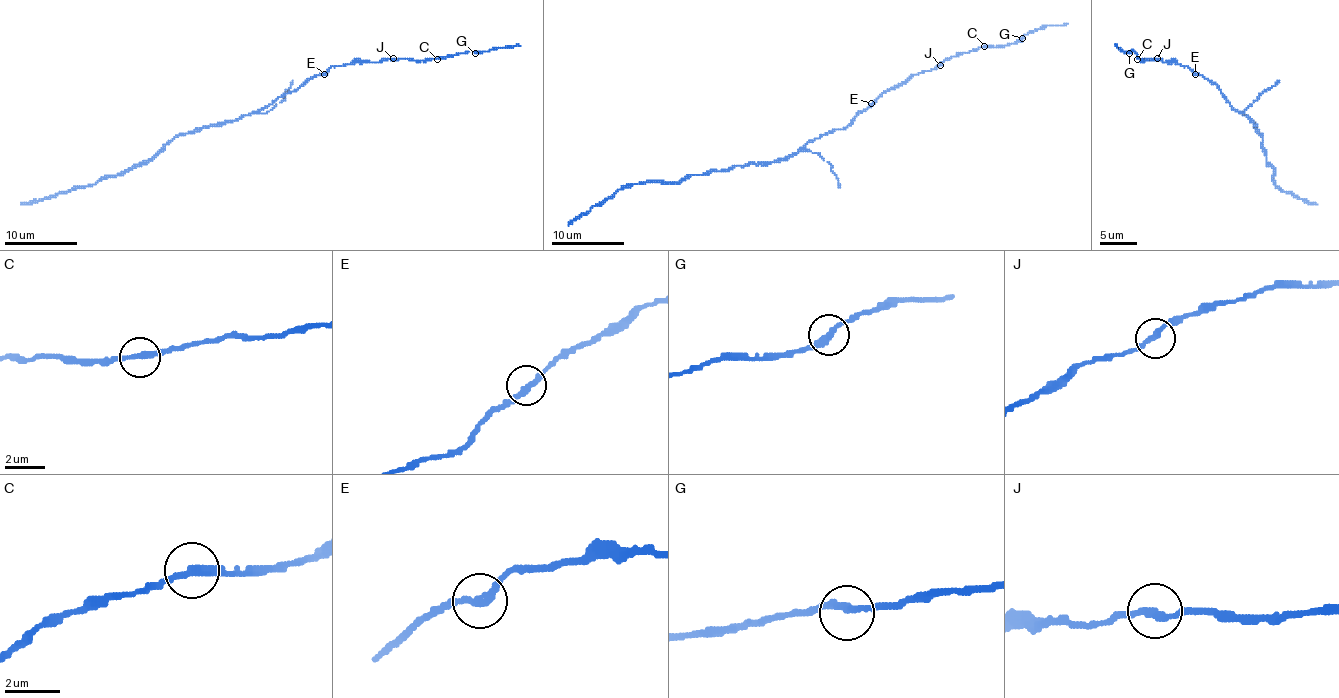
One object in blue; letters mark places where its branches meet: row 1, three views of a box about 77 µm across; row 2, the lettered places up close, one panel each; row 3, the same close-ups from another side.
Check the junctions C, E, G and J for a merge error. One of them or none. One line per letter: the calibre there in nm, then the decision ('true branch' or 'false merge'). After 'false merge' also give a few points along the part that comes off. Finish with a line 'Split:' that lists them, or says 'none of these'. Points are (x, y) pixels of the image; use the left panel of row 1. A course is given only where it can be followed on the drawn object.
C: calibre 280 nm; true branch
E: calibre 300 nm; true branch
G: calibre 300 nm; true branch
J: calibre 280 nm; true branch
Split: none of these

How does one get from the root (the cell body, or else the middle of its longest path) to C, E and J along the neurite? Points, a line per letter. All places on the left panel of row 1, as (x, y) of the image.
C: (269, 104), (294, 91), (312, 77), (323, 75), (332, 66), (382, 62), (389, 58), (436, 58)
E: (269, 104), (294, 91), (312, 77), (323, 75)
J: (269, 104), (294, 91), (312, 77), (323, 75), (332, 66), (393, 58)

